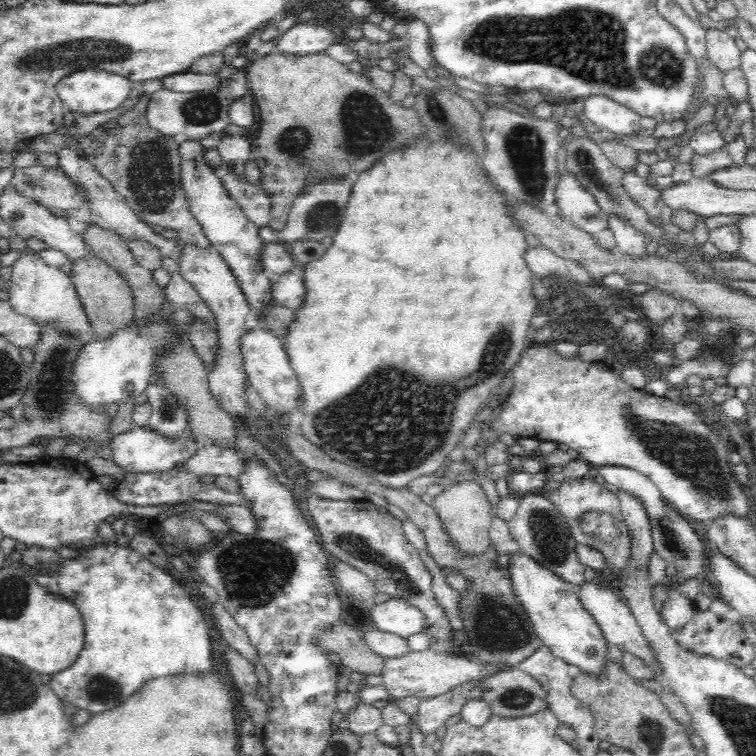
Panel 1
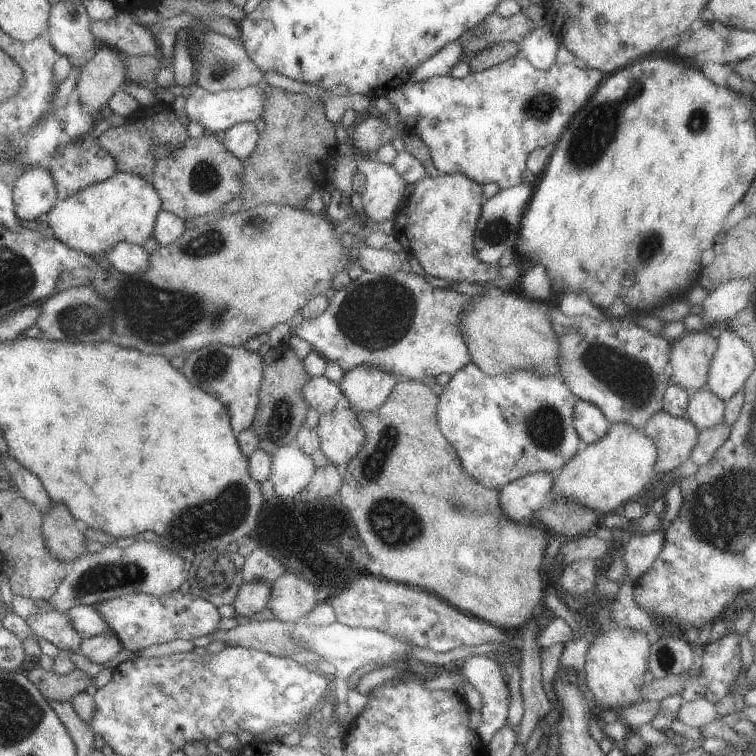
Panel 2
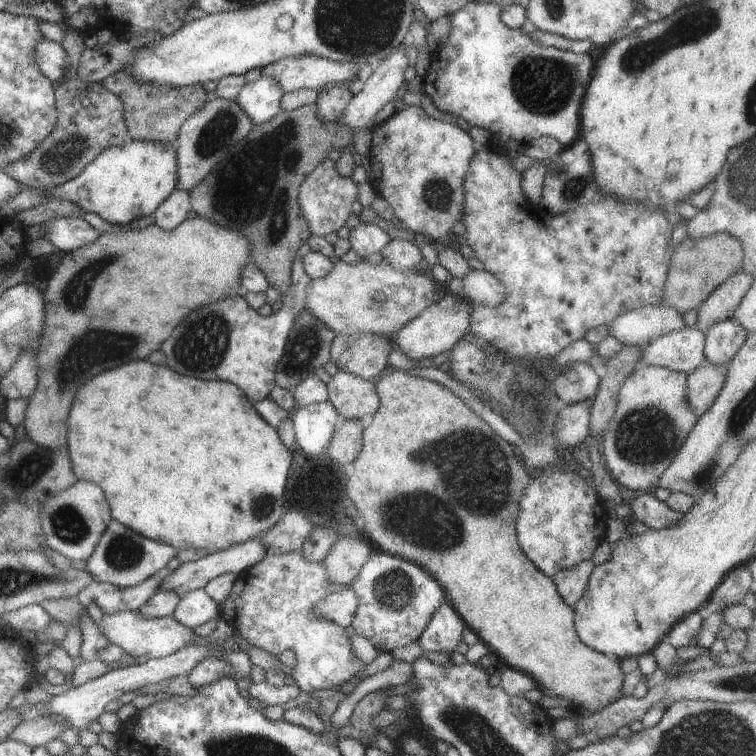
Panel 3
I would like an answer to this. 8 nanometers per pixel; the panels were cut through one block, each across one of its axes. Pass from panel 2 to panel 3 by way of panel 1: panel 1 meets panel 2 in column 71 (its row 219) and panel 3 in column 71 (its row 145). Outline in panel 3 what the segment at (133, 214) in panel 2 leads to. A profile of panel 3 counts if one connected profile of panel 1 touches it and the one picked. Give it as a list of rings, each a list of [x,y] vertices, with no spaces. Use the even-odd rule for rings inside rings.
[[[127,140],[123,145],[111,146],[103,150],[83,171],[65,182],[54,187],[52,200],[66,200],[100,216],[109,224],[128,227],[138,217],[150,216],[155,208],[176,190],[176,150],[173,145],[165,142],[149,140]]]

